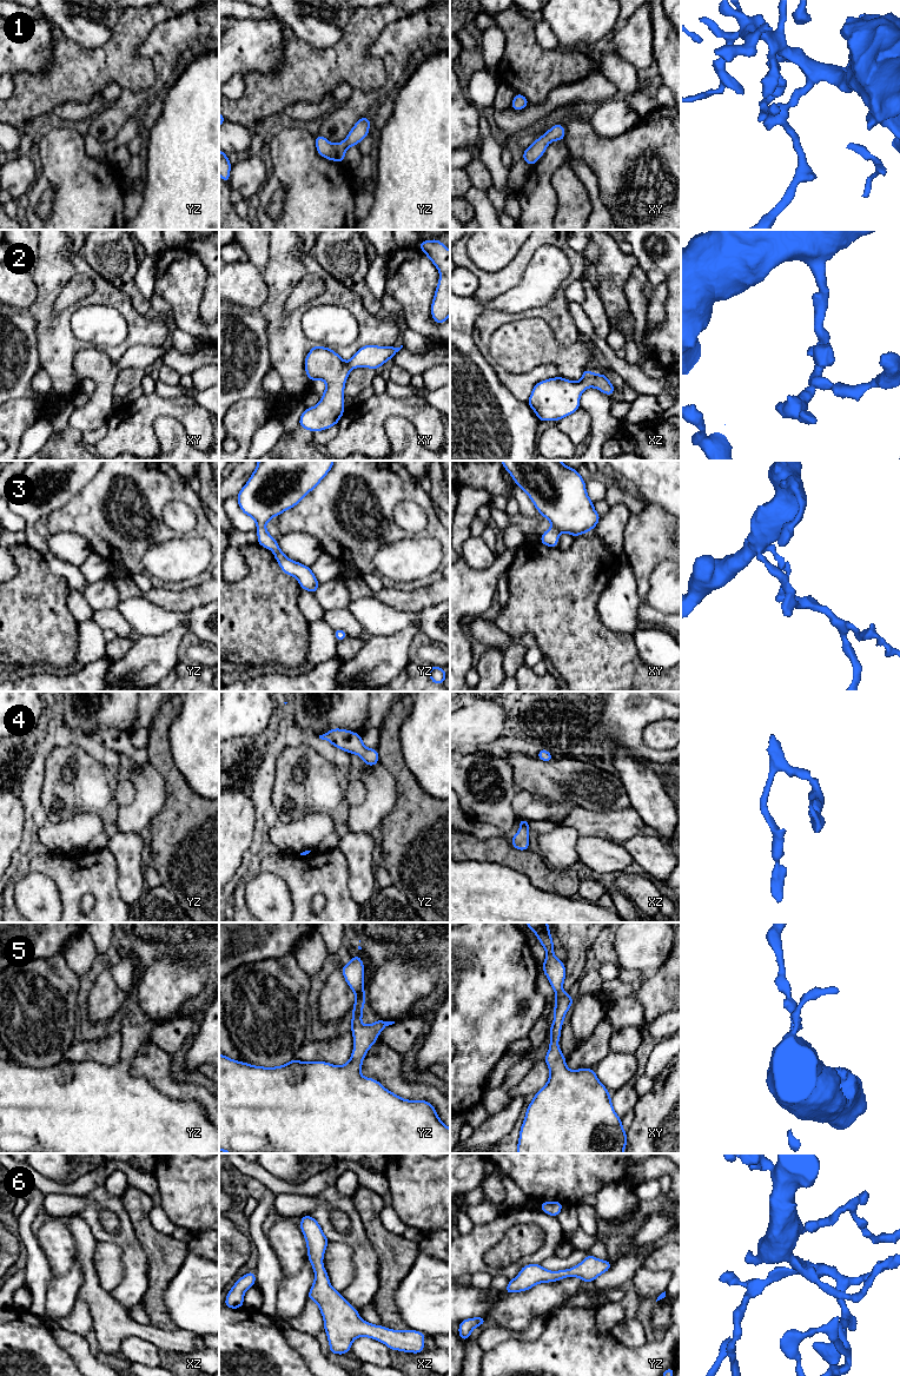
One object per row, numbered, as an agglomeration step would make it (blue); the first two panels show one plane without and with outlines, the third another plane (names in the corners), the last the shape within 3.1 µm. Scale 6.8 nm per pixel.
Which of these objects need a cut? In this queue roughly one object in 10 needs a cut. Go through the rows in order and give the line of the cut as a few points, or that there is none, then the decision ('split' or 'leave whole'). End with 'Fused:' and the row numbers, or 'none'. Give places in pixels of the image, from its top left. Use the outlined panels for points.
1: no cut | leave whole
2: no cut | leave whole
3: no cut | leave whole
4: no cut | leave whole
5: no cut | leave whole
6: no cut | leave whole
Fused: none

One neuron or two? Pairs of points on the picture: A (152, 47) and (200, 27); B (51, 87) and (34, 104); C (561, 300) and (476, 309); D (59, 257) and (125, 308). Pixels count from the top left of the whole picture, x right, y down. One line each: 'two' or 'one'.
A: one
B: one
C: two
D: one

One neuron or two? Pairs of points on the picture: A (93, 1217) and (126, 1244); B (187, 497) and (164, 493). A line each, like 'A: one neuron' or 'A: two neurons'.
A: one neuron
B: one neuron

